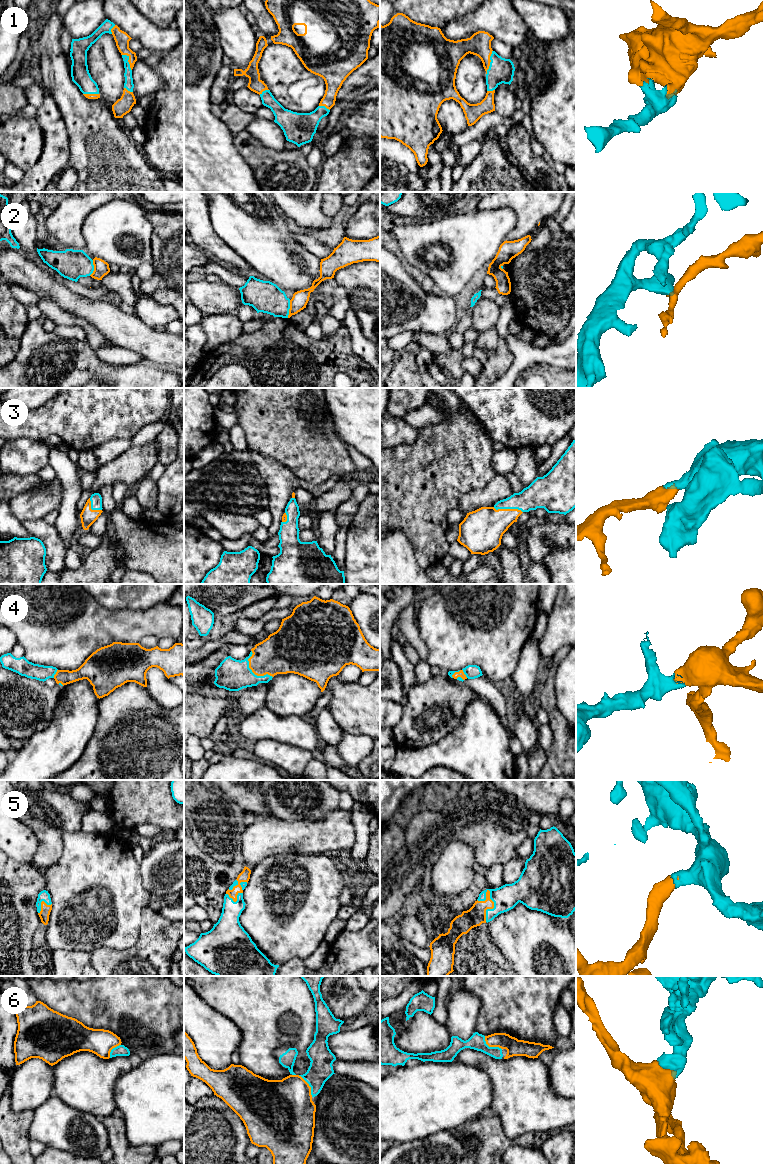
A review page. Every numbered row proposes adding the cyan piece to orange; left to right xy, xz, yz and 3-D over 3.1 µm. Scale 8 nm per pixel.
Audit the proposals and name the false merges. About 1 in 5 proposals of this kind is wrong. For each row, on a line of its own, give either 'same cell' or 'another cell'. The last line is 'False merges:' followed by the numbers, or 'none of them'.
1: same cell
2: another cell
3: same cell
4: same cell
5: same cell
6: same cell
False merges: 2

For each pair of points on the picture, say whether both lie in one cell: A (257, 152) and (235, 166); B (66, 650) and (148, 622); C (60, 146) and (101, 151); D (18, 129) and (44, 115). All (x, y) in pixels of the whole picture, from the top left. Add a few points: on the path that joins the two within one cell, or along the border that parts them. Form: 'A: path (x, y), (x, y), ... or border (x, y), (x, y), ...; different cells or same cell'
A: border (234, 139), (236, 149), (252, 170), (256, 181); different cells
B: path (86, 629), (89, 626), (127, 626); same cell
C: border (65, 124), (69, 144), (69, 164); different cells
D: border (34, 117), (42, 129), (44, 141); different cells

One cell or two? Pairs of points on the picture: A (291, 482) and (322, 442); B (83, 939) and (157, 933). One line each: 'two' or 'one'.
A: two
B: two

